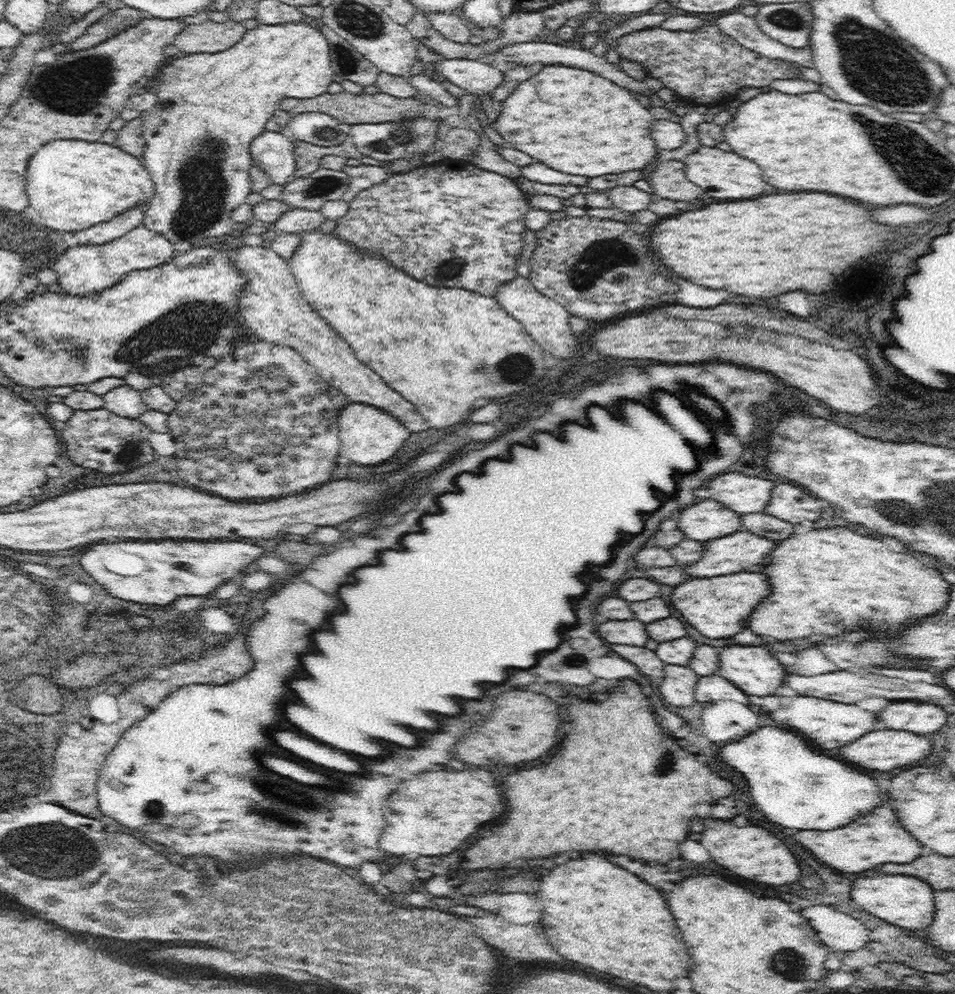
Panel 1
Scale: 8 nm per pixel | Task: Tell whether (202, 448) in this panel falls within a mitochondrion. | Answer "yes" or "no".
no

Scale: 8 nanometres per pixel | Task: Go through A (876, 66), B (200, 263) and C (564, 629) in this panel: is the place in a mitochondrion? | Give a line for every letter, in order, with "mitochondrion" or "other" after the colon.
A: mitochondrion
B: mitochondrion
C: other

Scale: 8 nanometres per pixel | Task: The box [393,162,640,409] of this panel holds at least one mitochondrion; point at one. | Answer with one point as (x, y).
(603, 257)

